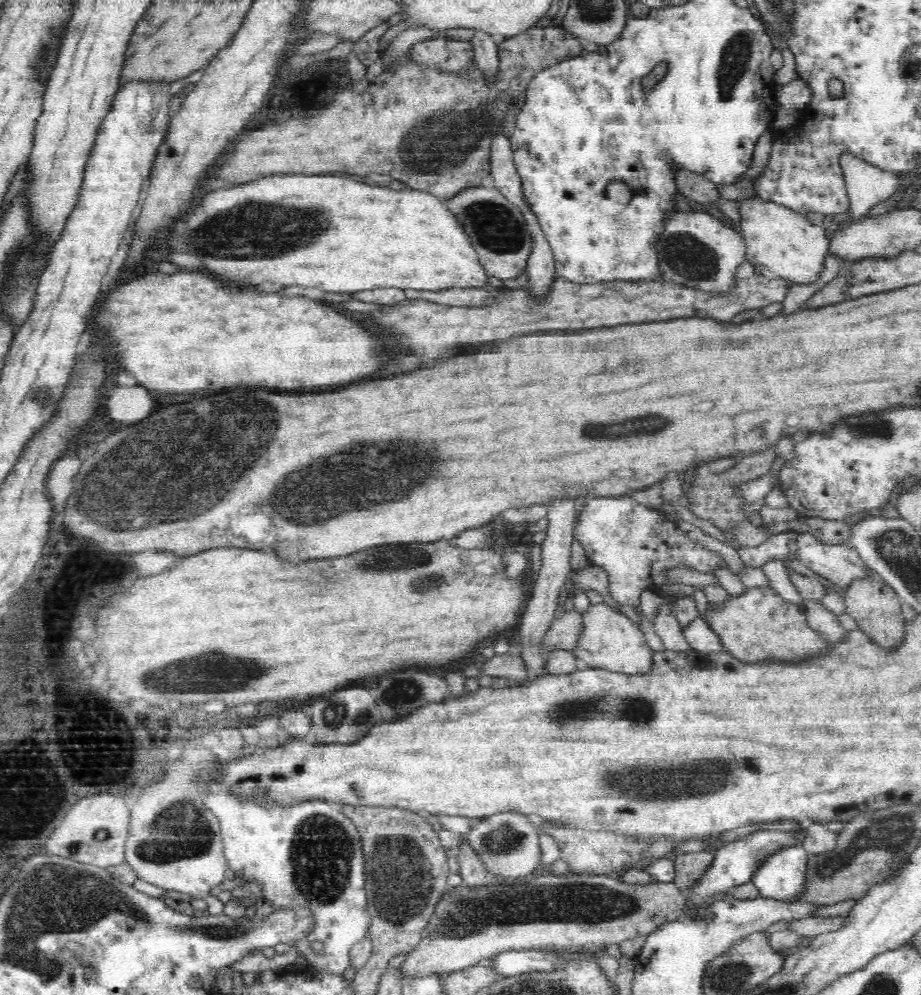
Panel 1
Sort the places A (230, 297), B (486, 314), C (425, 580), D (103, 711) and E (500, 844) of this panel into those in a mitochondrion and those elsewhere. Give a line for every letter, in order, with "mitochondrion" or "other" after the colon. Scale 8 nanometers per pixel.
A: other
B: other
C: mitochondrion
D: mitochondrion
E: mitochondrion

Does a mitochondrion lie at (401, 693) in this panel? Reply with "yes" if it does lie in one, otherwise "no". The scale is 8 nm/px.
yes

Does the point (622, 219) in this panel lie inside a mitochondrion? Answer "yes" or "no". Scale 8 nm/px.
yes

